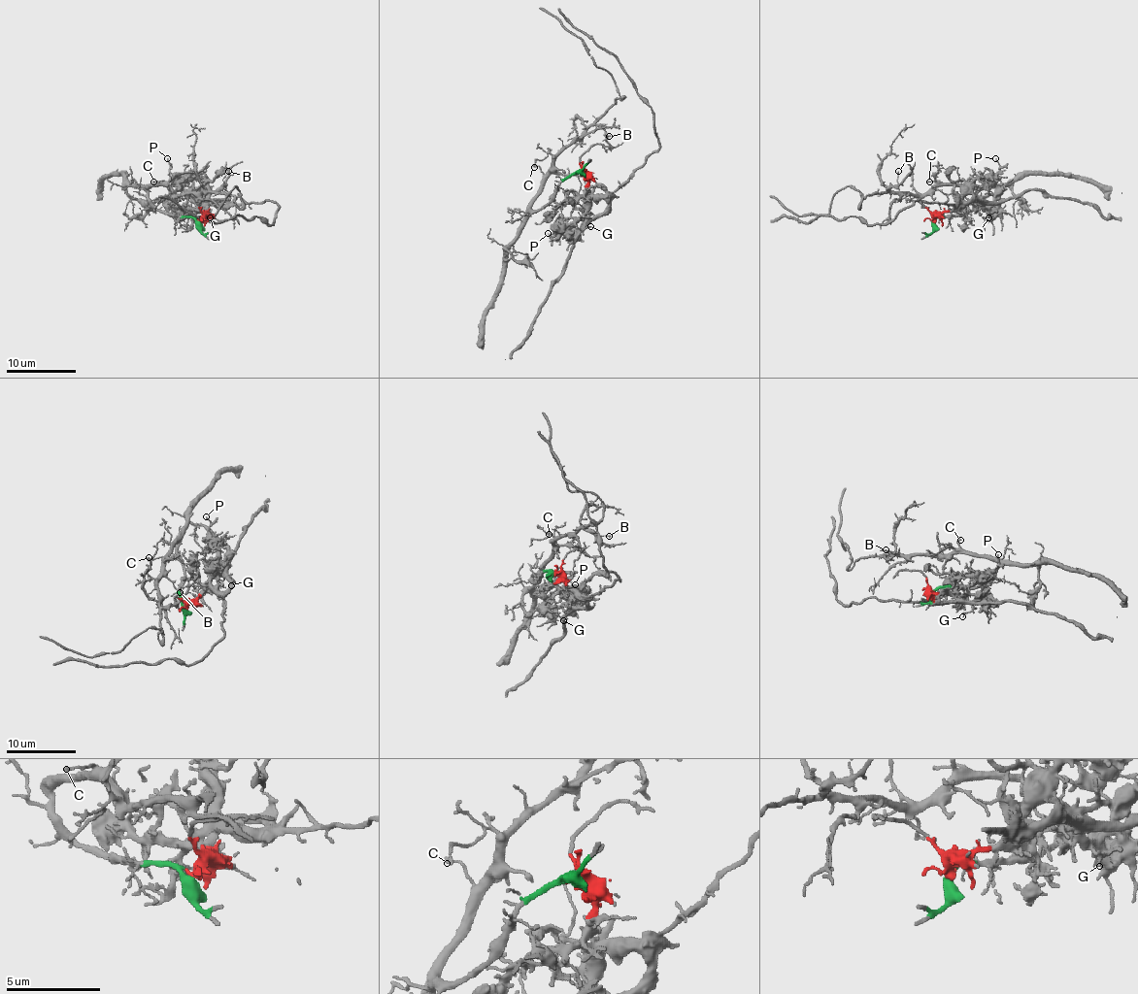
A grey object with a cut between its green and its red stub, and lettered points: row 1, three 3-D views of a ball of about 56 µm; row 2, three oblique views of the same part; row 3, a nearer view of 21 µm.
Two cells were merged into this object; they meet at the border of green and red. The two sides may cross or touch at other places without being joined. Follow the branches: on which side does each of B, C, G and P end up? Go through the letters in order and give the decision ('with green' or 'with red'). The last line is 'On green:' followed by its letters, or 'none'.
B: with green
C: with green
G: with red
P: with red
On green: B, C

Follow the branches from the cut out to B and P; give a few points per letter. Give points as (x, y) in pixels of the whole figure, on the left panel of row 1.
B: (198, 221), (168, 216), (156, 208), (148, 190), (161, 184), (172, 193), (207, 193), (218, 190), (229, 171)
P: (198, 221), (207, 213), (205, 183), (199, 178), (175, 176), (166, 159)

